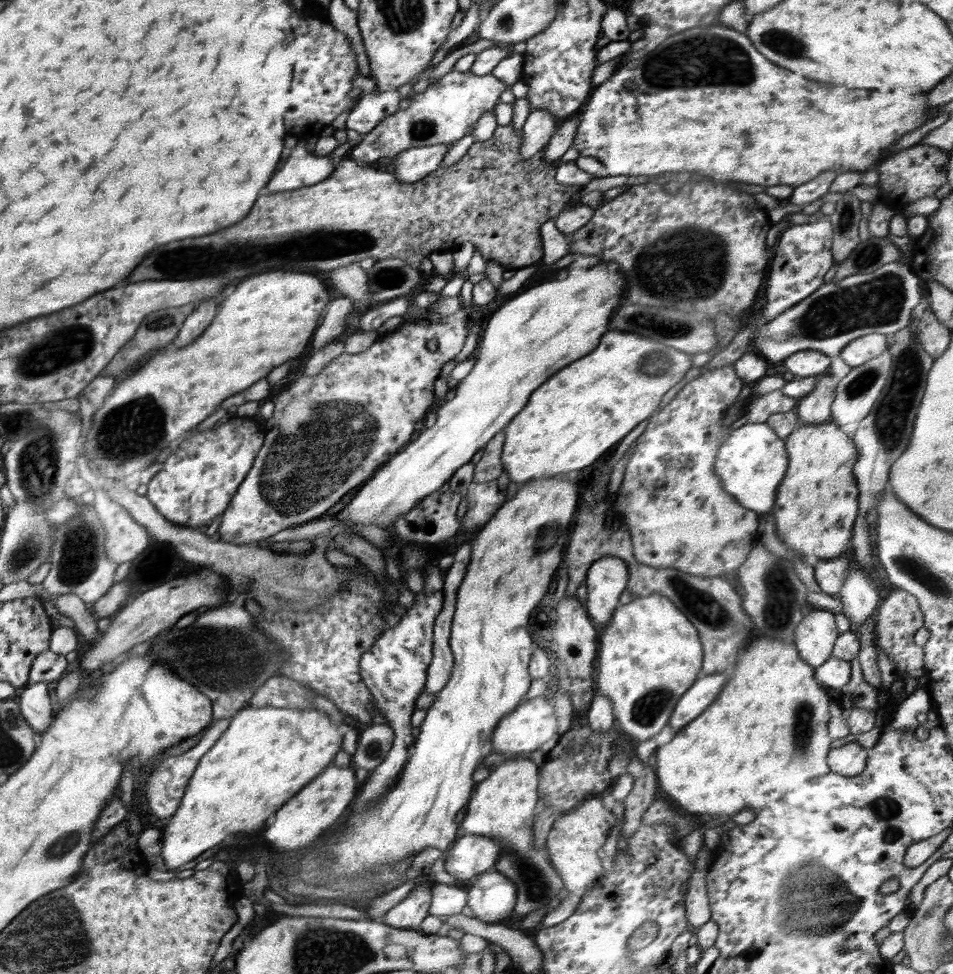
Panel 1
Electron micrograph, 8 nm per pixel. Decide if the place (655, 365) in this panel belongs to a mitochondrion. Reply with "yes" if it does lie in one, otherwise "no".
yes

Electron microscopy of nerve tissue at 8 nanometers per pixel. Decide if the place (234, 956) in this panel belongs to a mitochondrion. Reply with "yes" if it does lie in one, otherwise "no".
no

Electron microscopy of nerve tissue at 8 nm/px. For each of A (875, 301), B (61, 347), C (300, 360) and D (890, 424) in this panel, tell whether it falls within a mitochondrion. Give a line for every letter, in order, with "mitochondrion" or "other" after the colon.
A: mitochondrion
B: mitochondrion
C: other
D: mitochondrion

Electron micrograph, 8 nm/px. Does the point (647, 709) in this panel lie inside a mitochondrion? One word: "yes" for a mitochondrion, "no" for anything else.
yes

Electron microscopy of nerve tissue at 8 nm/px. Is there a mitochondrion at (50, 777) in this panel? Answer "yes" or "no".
no

